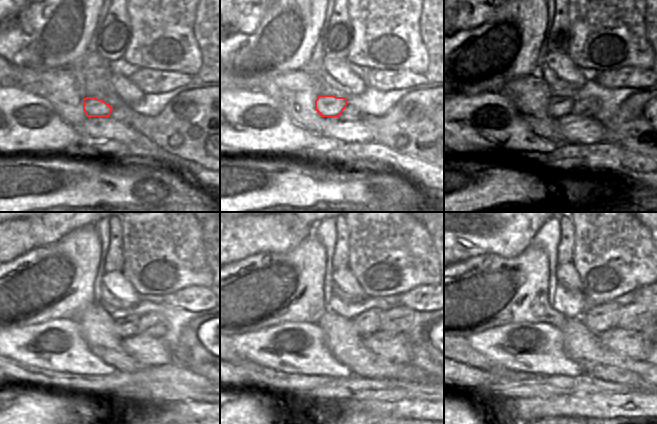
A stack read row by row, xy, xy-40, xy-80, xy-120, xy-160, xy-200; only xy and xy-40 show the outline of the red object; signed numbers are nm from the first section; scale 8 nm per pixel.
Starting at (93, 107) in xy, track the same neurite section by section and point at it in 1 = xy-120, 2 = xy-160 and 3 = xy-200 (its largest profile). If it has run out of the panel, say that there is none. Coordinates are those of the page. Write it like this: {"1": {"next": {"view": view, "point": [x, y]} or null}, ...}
{"1": {"next": {"view": "xy-120", "point": [131, 326]}}, "2": {"next": {"view": "xy-160", "point": [369, 322]}}, "3": {"next": {"view": "xy-200", "point": [606, 317]}}}

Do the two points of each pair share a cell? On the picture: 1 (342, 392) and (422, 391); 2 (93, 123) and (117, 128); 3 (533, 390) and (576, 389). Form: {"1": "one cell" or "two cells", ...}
{"1": "one cell", "2": "one cell", "3": "one cell"}

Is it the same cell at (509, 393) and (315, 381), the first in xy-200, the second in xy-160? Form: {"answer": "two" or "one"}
{"answer": "two"}

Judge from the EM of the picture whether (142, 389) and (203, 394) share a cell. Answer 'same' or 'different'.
same

